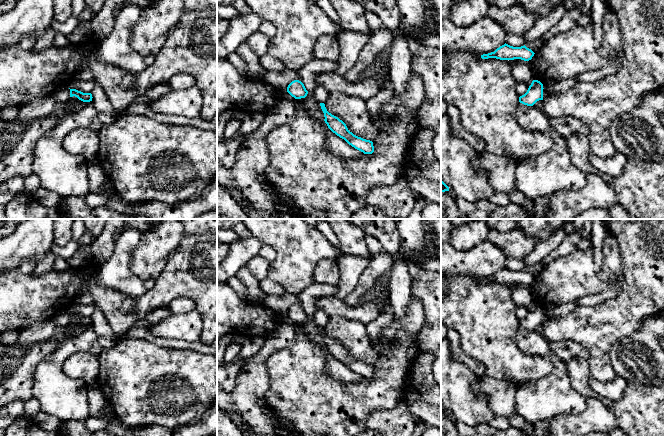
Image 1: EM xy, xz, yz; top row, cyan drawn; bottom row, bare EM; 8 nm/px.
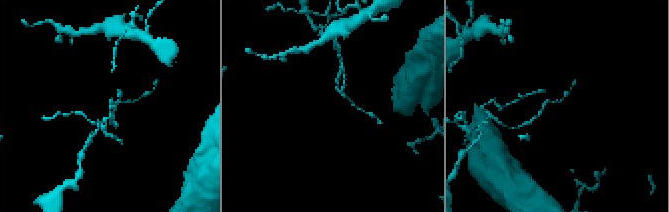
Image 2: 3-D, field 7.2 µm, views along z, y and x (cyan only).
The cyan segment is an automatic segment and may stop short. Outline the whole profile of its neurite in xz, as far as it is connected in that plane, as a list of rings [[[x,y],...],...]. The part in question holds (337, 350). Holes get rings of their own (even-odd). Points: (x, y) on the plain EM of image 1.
[[[320,327],[320,330],[324,337],[324,345],[333,357],[364,378],[372,378],[374,376],[372,365],[354,359],[348,354],[346,348],[342,344],[327,335],[324,327]]]

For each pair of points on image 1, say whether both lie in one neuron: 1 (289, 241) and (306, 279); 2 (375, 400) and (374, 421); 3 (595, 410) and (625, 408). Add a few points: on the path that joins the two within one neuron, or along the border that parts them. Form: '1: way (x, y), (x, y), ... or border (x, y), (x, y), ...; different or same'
1: way (296, 250), (297, 270); same
2: border (397, 400), (391, 409), (375, 409), (365, 425); different
3: border (599, 397), (612, 412), (618, 425); different

